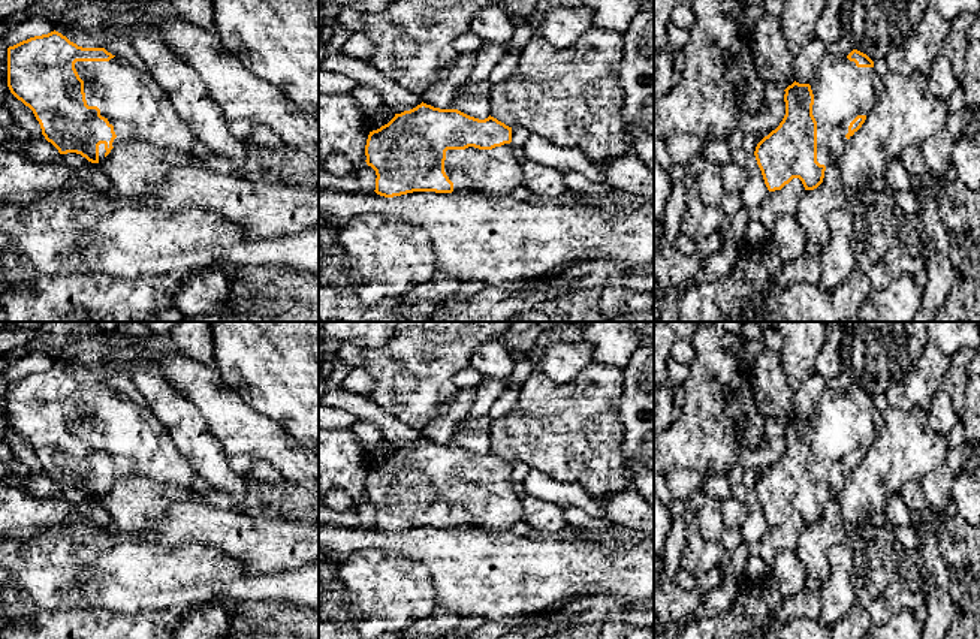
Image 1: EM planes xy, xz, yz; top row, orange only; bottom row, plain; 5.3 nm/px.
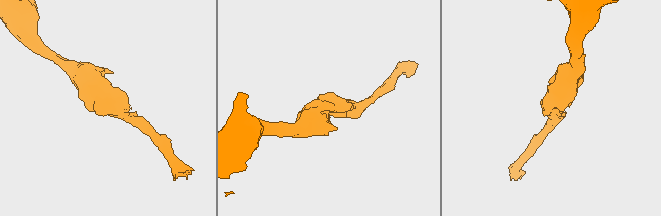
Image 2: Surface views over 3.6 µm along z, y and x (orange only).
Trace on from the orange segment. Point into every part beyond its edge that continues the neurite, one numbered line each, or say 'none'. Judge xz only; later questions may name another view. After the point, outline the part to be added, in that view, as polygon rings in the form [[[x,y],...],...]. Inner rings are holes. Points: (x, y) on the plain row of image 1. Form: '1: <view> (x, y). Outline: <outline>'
1: xz (495, 506). Outline: [[[512,479],[492,485],[447,485],[444,507],[453,518],[453,527],[461,528],[509,530],[524,519],[522,501],[512,489]]]

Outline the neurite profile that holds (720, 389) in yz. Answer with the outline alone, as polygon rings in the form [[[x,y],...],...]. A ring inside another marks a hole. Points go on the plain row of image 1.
[[[700,325],[694,332],[694,361],[684,383],[675,385],[679,415],[675,422],[654,434],[654,474],[667,476],[676,468],[694,470],[702,476],[727,476],[735,470],[739,444],[736,434],[745,432],[745,444],[757,447],[765,429],[765,418],[756,404],[753,365],[745,361],[745,338],[723,329]]]

